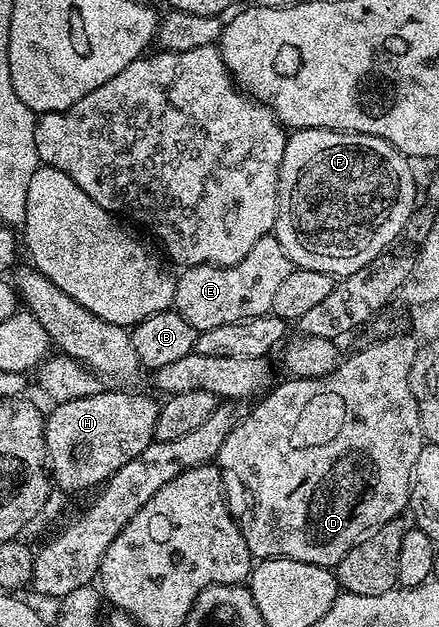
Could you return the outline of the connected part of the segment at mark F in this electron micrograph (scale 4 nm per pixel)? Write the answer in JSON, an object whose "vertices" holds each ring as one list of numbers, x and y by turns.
{"vertices":[[303,127,296,128,288,134,285,154,281,161,281,169,278,170,278,215,274,223,274,237,285,249,286,256,289,257,292,266,297,269,307,268,314,271,324,272,326,275,334,275,343,278,368,268,376,262,385,248,387,248,397,237,404,234,406,223,417,207,415,199,418,195,413,175,414,167,406,155,401,154,391,143,383,138,373,137,367,134,357,134,355,132,325,130,323,127]]}

